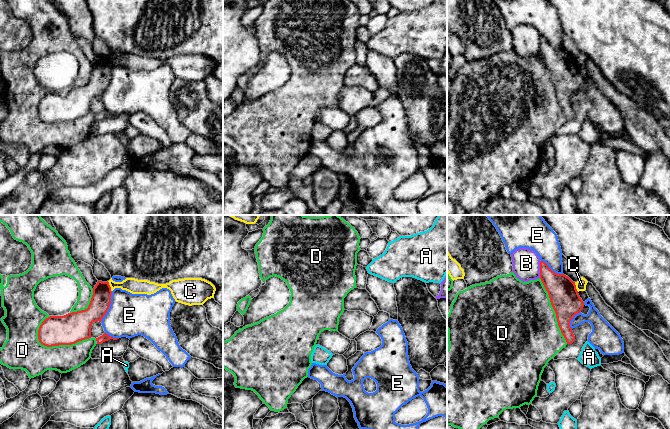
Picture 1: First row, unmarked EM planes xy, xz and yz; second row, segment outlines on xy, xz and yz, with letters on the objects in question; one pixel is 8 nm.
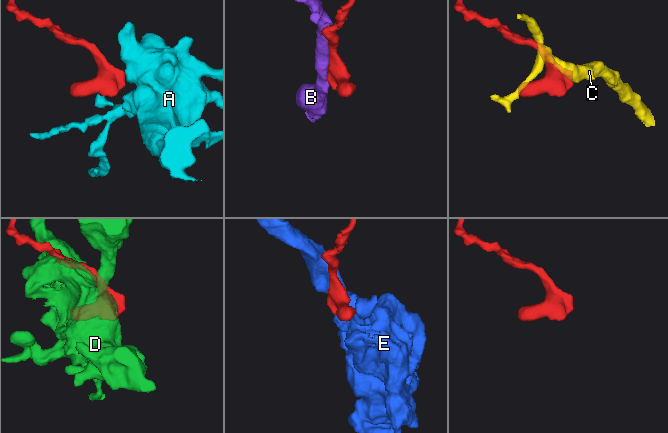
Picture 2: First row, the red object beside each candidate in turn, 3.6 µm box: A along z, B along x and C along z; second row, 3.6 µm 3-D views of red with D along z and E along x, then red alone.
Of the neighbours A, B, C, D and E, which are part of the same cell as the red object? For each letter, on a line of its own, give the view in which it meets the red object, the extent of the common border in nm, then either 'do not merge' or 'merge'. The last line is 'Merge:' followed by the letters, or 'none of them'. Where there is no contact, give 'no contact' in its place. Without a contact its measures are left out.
A: xy | 30 nm | merge
B: yz | 140 nm | do not merge
C: xy | 90 nm | do not merge
D: xy | 440 nm | do not merge
E: xy | 260 nm | do not merge
Merge: A

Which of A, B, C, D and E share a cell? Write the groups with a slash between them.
A / B / C / D / E

